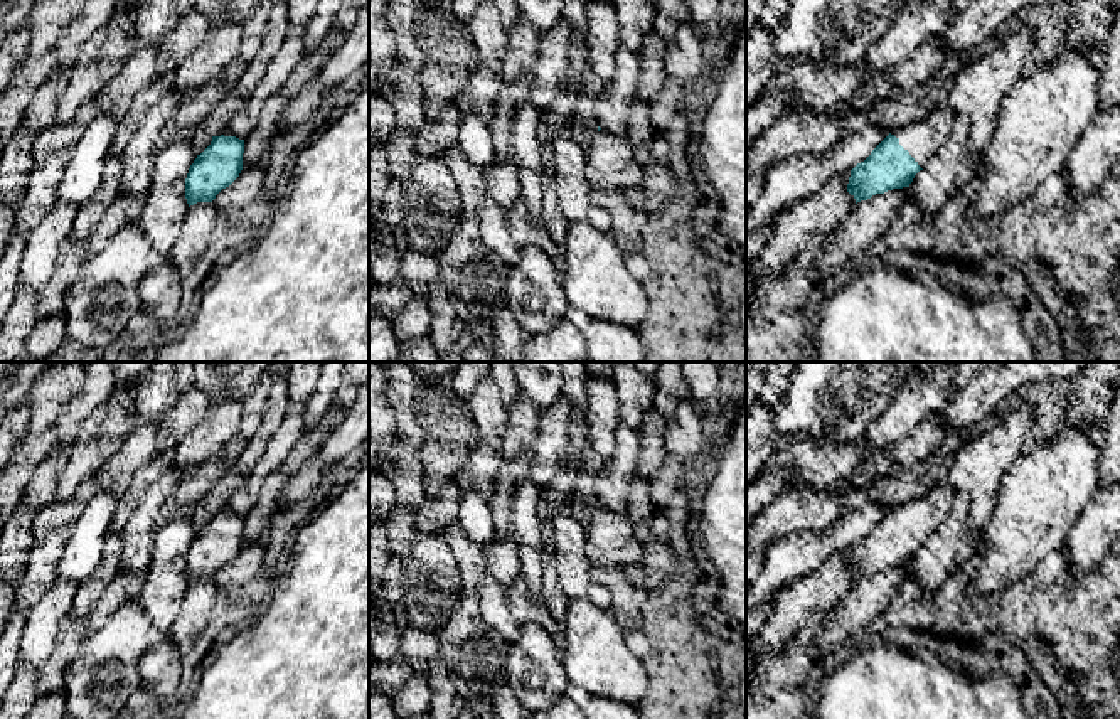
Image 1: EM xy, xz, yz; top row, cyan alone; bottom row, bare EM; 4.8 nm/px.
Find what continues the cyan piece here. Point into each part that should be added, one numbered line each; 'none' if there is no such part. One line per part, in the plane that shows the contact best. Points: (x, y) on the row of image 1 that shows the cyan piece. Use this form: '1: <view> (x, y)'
1: yz (930, 130)

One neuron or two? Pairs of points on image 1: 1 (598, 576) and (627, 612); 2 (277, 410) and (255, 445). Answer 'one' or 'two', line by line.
1: one
2: one

